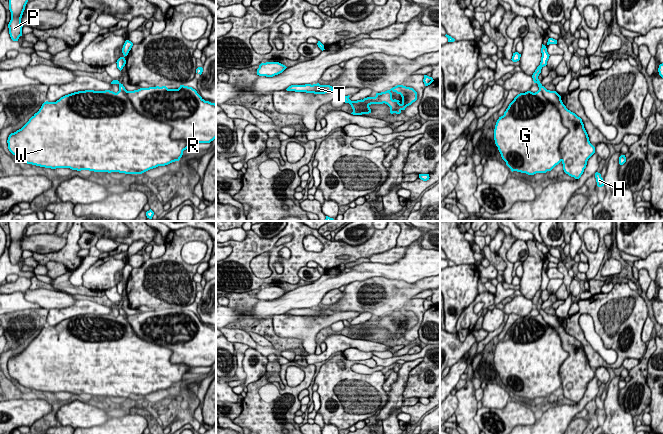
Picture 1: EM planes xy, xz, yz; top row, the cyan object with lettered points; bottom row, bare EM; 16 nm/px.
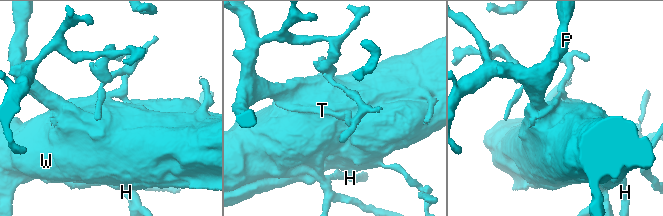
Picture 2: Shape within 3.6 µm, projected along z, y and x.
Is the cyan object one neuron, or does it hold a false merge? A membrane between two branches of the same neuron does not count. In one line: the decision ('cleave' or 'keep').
cleave

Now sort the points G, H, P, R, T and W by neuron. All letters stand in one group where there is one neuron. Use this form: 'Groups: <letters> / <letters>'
Groups: G H P T W / R

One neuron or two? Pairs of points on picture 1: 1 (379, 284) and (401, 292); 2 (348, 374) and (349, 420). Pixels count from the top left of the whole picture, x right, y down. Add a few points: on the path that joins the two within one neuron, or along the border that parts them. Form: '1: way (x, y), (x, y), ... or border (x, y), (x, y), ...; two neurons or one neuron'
1: way (384, 289), (387, 292), (396, 292); one neuron
2: way (331, 382), (326, 387), (324, 408), (332, 414); one neuron

